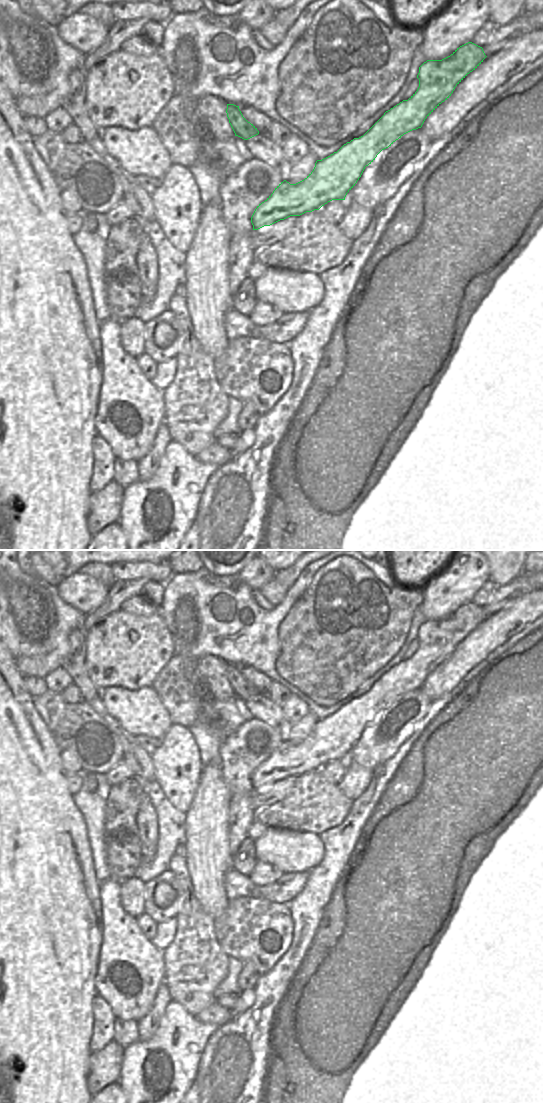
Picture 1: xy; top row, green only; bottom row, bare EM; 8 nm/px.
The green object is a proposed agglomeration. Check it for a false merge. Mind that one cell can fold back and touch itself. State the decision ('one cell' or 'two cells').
two cells

